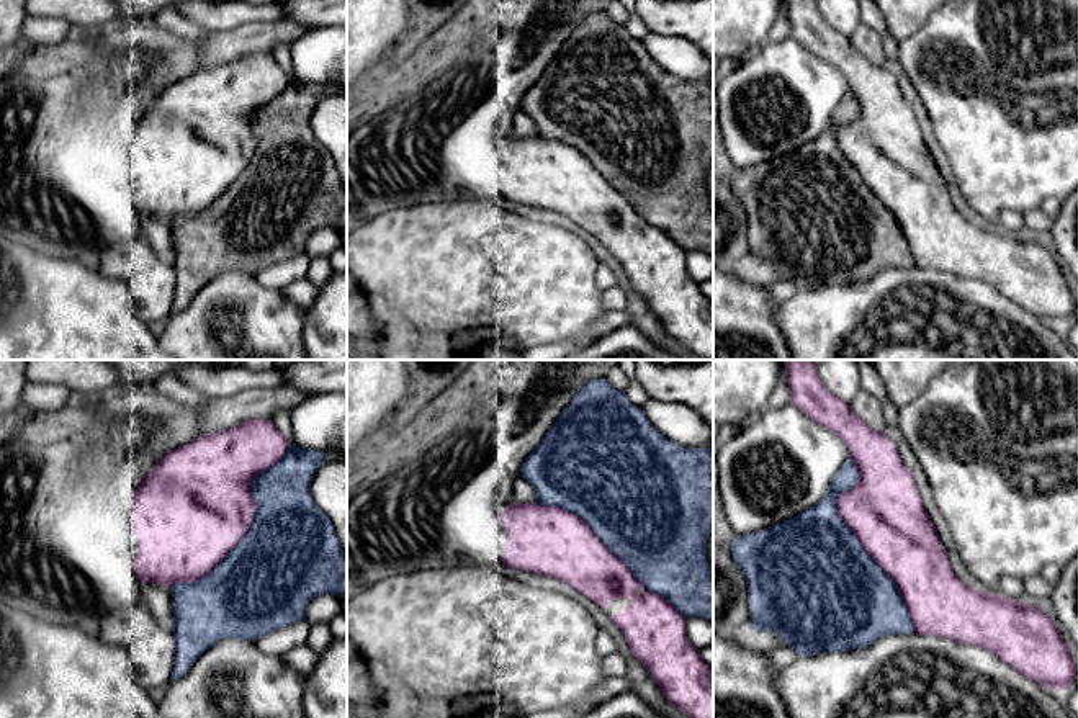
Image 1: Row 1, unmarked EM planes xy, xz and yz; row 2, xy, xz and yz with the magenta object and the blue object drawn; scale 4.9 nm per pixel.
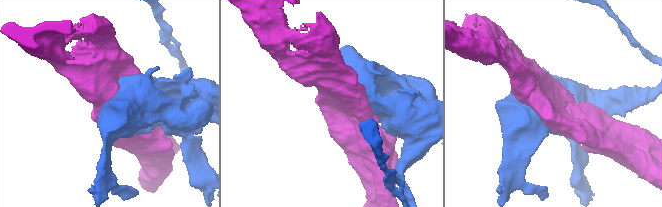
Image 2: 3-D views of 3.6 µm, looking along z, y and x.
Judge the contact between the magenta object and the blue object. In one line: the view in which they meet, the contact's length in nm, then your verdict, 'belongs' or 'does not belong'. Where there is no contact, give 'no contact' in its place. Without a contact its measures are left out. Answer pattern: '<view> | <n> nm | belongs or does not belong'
yz | 900 nm | belongs

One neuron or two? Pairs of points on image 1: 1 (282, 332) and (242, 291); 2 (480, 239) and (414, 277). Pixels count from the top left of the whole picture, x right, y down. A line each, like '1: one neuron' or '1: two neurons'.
1: one neuron
2: one neuron

